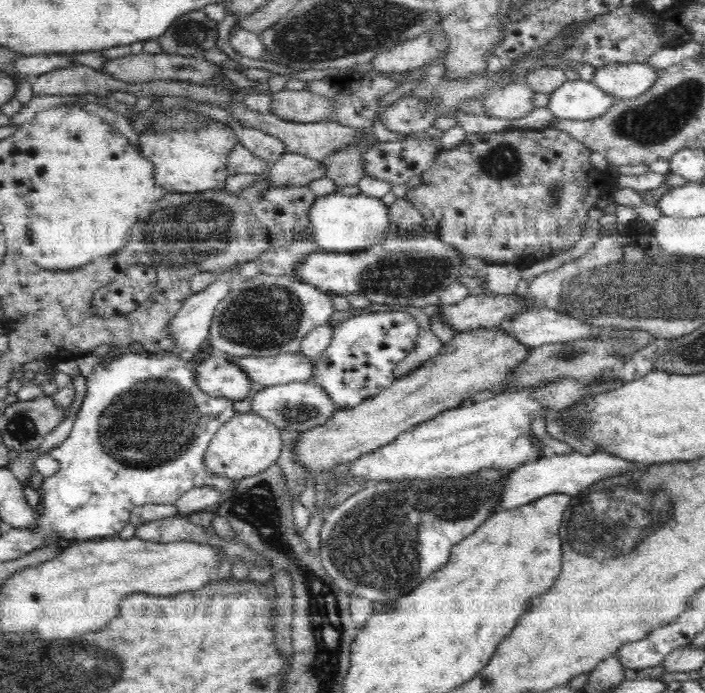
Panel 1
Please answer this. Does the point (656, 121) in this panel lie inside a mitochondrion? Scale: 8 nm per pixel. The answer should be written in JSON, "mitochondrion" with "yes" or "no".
{"mitochondrion":"yes"}

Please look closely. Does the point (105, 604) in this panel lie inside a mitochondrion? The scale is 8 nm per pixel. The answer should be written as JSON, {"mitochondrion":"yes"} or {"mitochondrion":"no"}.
{"mitochondrion":"no"}

